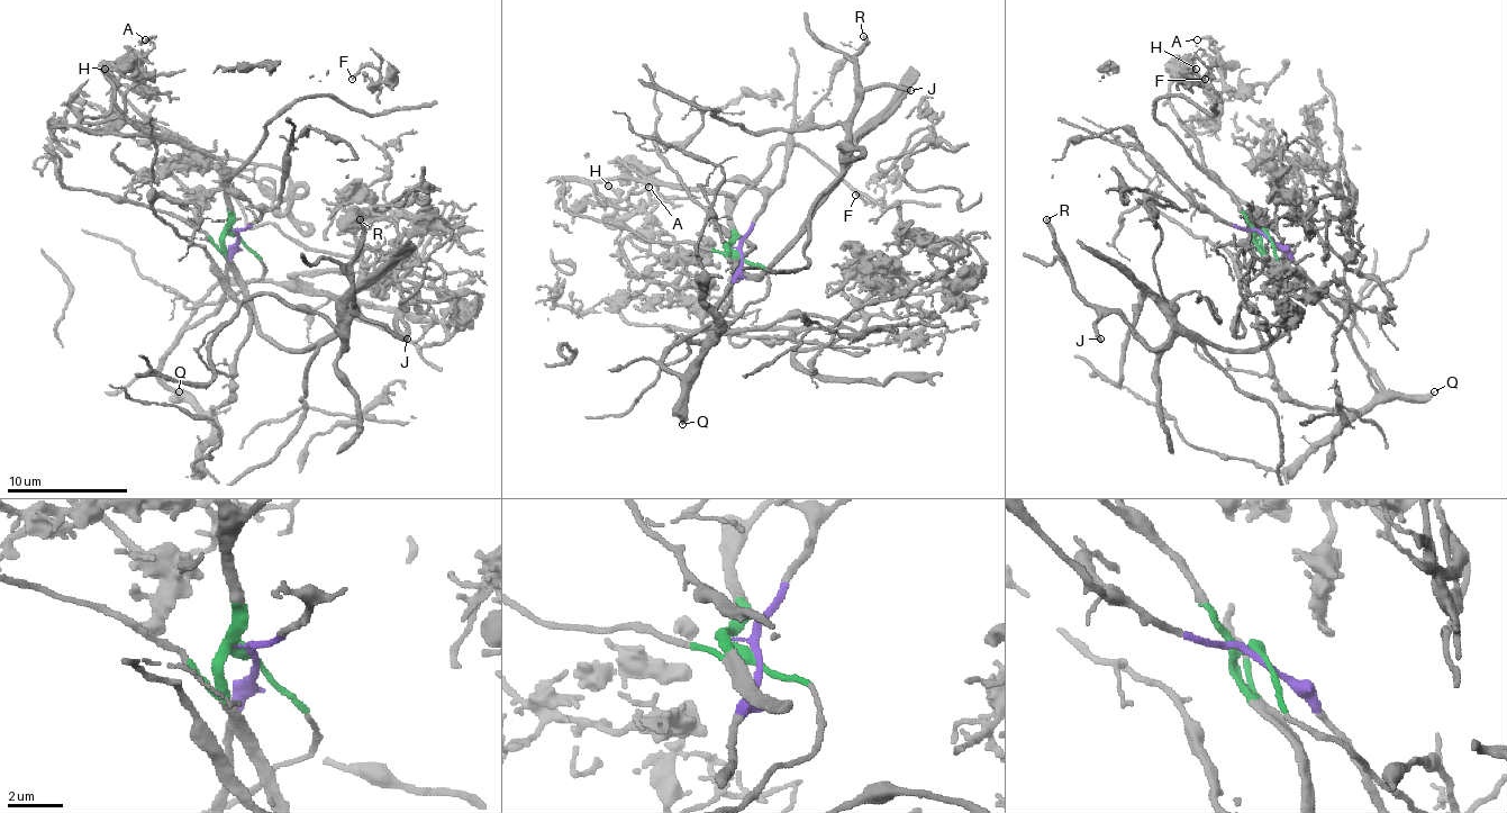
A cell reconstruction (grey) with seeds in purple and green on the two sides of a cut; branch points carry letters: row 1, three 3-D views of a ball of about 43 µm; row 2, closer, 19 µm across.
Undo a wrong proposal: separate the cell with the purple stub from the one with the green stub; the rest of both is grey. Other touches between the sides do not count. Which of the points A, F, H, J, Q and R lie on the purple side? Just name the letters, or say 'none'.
Q

